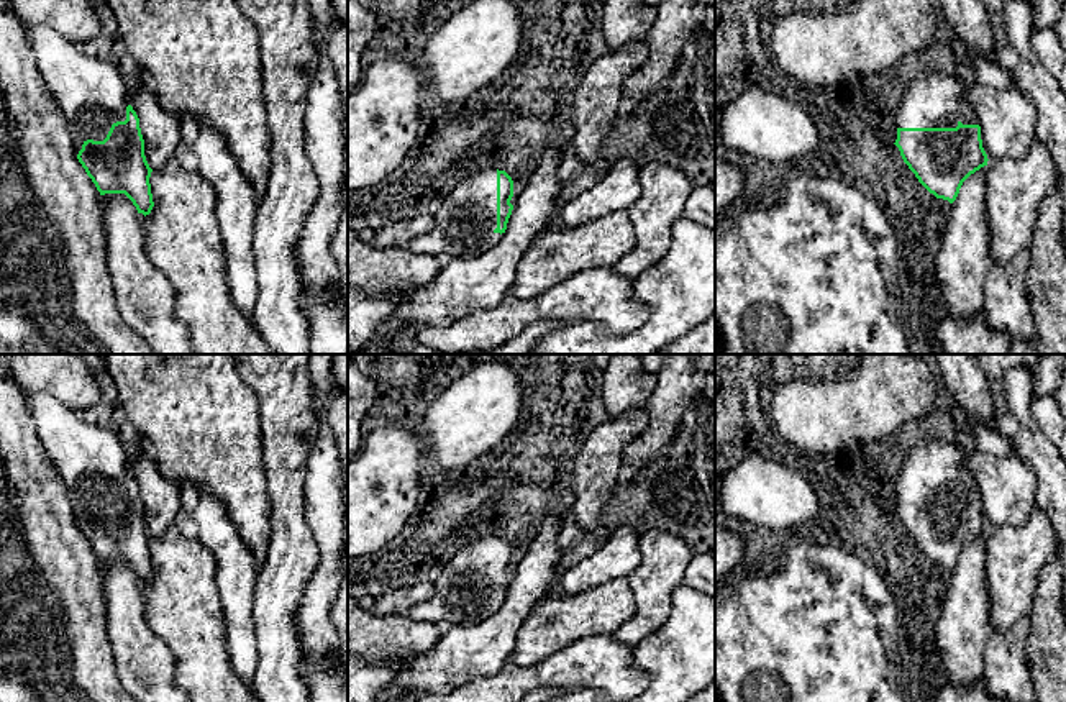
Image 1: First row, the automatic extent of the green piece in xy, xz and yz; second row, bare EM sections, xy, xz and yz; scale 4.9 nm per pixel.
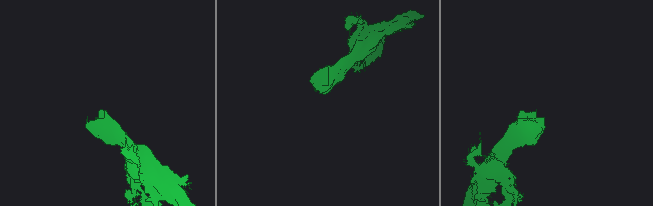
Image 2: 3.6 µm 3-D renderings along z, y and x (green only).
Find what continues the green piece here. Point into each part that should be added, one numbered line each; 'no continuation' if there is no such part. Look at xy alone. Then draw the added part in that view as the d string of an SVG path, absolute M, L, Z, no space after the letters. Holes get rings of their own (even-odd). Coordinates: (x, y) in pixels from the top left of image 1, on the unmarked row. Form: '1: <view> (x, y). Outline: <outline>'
1: xy (89, 458). Outline: M25 394L41 448L67 489L77 523L87 507L103 508L113 490L126 487L128 456L115 430L84 420L54 397Z

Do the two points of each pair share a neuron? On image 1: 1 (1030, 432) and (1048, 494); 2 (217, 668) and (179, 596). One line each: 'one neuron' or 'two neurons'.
1: one neuron
2: one neuron

